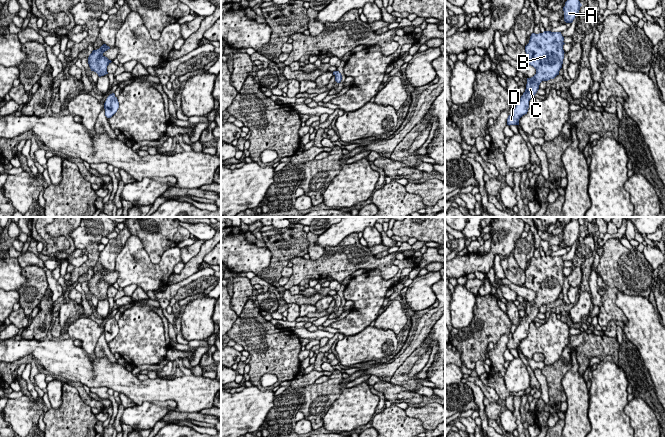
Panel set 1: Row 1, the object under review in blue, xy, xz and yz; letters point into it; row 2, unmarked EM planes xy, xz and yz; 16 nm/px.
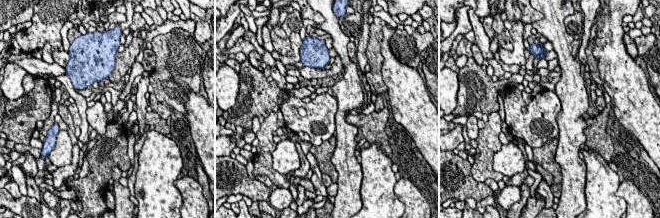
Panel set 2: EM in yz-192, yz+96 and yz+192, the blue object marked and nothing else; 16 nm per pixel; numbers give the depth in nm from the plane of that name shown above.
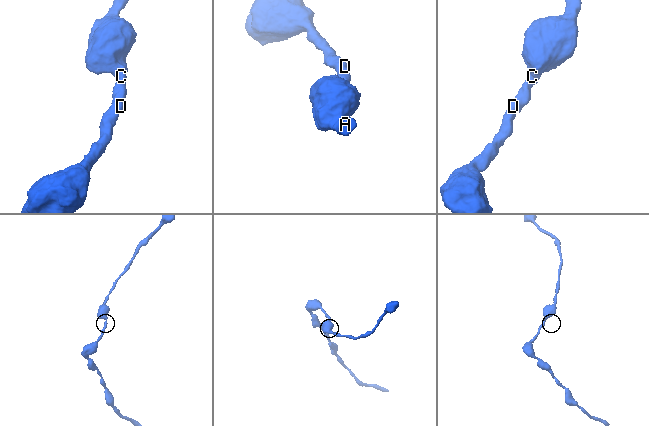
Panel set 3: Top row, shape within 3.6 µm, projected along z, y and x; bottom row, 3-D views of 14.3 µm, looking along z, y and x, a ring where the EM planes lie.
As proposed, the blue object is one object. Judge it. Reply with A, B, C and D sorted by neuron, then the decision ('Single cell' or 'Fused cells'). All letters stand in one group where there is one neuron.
Groups: A B C D. Single cell

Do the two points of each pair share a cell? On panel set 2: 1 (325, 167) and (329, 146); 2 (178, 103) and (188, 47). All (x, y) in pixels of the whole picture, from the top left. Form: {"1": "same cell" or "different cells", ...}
{"1": "same cell", "2": "same cell"}

